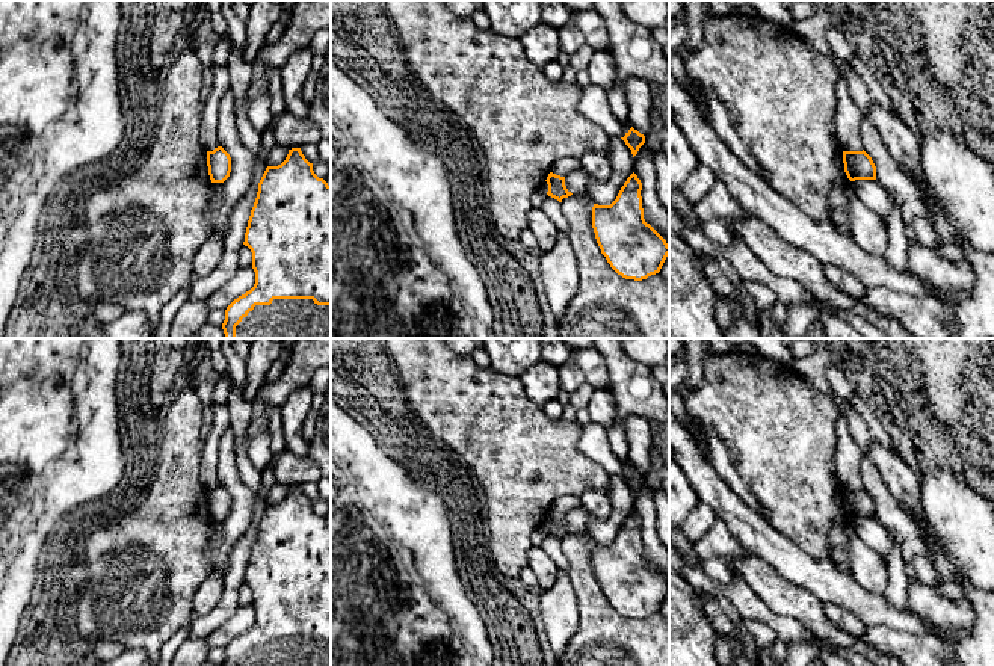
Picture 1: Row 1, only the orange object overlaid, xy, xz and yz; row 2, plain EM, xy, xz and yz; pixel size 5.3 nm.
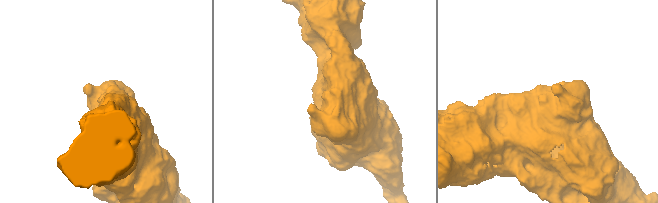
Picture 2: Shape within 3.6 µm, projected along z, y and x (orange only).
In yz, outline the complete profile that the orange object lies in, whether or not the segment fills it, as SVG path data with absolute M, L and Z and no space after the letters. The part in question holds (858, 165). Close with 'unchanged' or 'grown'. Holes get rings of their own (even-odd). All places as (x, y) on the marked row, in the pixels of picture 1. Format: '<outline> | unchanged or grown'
M843 151L844 172L850 181L876 180L876 166L872 157L863 151Z | unchanged

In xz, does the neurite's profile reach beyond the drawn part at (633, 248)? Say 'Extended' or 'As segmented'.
As segmented

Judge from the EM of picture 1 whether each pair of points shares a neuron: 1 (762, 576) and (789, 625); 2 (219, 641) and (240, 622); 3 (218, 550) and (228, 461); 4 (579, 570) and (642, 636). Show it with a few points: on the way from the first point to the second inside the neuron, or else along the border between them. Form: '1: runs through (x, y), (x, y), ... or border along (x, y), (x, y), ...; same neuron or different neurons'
1: border along (756, 595), (775, 612), (792, 616), (807, 632); different neurons
2: runs through (224, 636), (236, 624); same neuron
3: runs through (233, 527), (239, 520), (239, 493), (233, 484); same neuron
4: runs through (586, 589), (589, 598), (623, 632); same neuron

